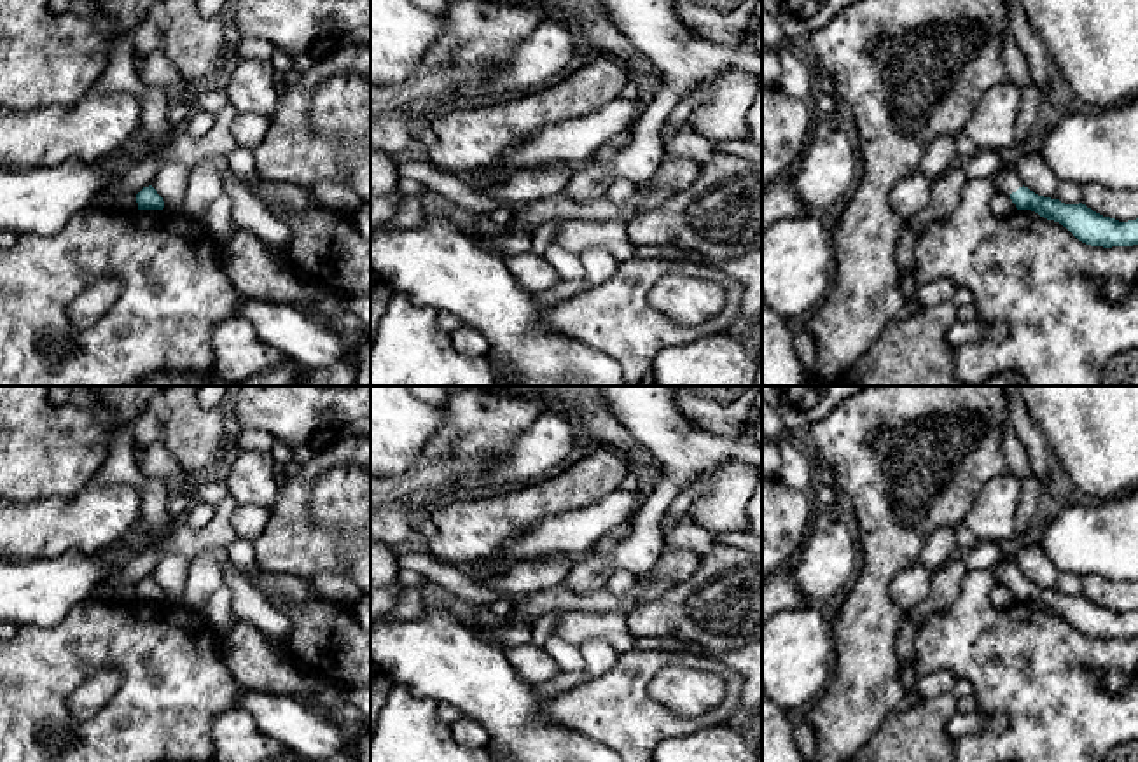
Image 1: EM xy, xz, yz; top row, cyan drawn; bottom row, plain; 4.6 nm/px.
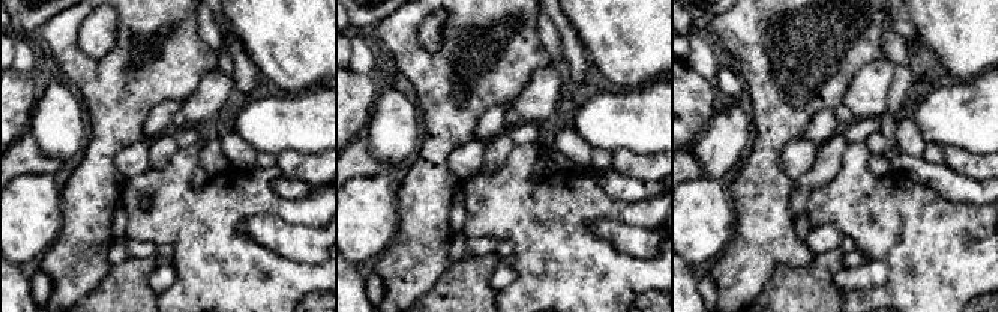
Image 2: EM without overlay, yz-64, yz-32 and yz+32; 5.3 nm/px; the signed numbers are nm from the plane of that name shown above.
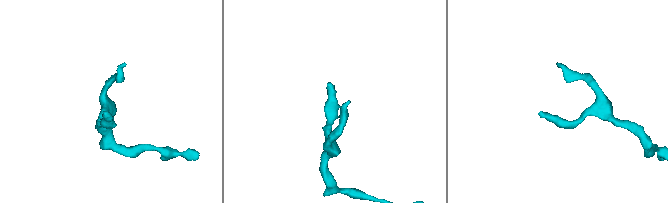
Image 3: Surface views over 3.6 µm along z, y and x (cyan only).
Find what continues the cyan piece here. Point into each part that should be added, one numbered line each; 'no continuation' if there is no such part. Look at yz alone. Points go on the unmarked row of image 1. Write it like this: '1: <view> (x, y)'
1: yz (1006, 572)

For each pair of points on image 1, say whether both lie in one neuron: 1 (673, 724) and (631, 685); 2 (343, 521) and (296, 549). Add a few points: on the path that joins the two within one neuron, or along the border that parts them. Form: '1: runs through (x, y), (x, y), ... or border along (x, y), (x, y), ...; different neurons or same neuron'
1: runs through (661, 722), (637, 698); same neuron
2: border along (310, 493), (310, 519), (340, 535), (352, 537); different neurons

